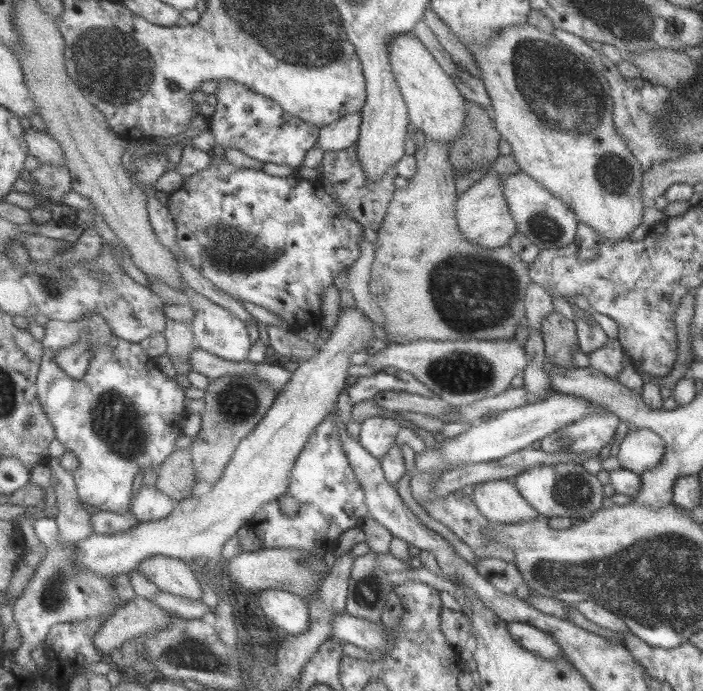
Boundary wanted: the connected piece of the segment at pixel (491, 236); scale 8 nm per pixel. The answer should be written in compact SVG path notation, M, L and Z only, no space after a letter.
M489 171L457 201L457 218L461 232L469 242L481 244L485 248L499 248L507 245L509 238L518 230L513 216L509 214L508 202L505 201L503 189L500 188L502 184L500 178L493 171Z

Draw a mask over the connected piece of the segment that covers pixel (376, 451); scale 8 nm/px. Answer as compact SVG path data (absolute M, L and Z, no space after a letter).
M390 415L369 417L361 423L360 443L378 459L383 459L393 448L403 427L410 426L410 423Z

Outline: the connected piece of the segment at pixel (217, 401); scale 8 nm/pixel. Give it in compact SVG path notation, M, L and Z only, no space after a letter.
M227 374L223 378L210 381L209 388L204 394L203 426L191 445L197 470L197 484L202 482L213 487L213 484L223 478L225 468L236 454L239 444L256 430L275 404L277 396L278 393L269 384L259 380L255 374L247 376Z

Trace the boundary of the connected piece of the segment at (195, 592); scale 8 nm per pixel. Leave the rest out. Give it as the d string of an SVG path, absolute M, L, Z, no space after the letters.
M154 556L140 563L136 571L153 580L161 591L194 600L203 600L203 594L205 594L203 586L197 574L193 572L190 562Z

